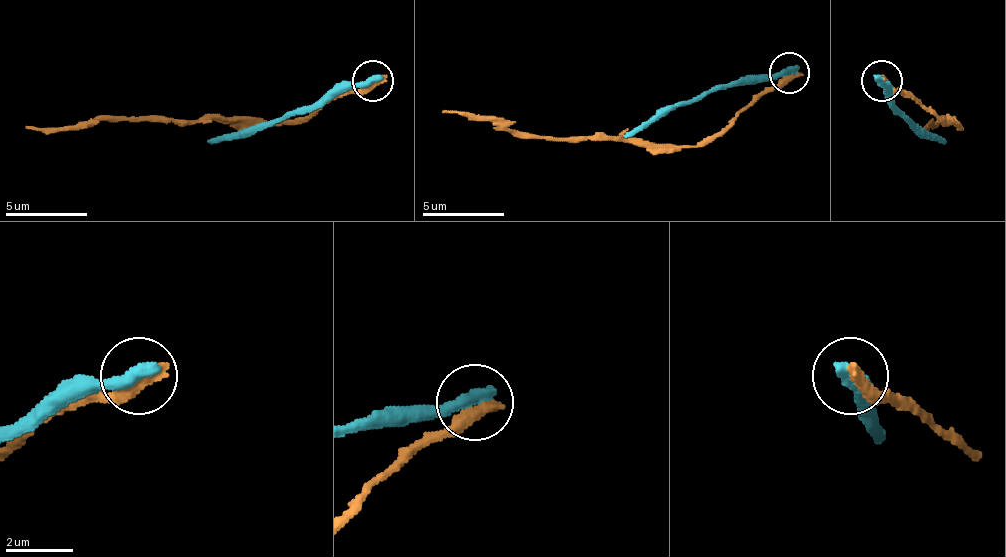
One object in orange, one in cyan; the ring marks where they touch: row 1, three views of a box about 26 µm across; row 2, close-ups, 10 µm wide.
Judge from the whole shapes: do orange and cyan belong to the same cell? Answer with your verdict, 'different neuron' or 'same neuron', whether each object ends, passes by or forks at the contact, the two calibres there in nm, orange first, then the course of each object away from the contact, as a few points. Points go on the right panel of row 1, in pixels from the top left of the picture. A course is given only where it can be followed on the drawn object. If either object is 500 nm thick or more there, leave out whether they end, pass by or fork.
different neuron; calibres 500 and 500 nm; course orange (882, 82), (907, 90), (935, 119), (956, 123), (948, 119), (919, 127); course cyan (882, 82), (882, 90), (944, 143)

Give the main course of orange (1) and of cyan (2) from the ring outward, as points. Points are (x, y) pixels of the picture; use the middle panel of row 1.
1: (790, 74), (753, 98), (725, 127), (692, 147), (520, 139), (488, 119), (443, 111)
2: (790, 74), (745, 74), (725, 90), (672, 106), (623, 135)

